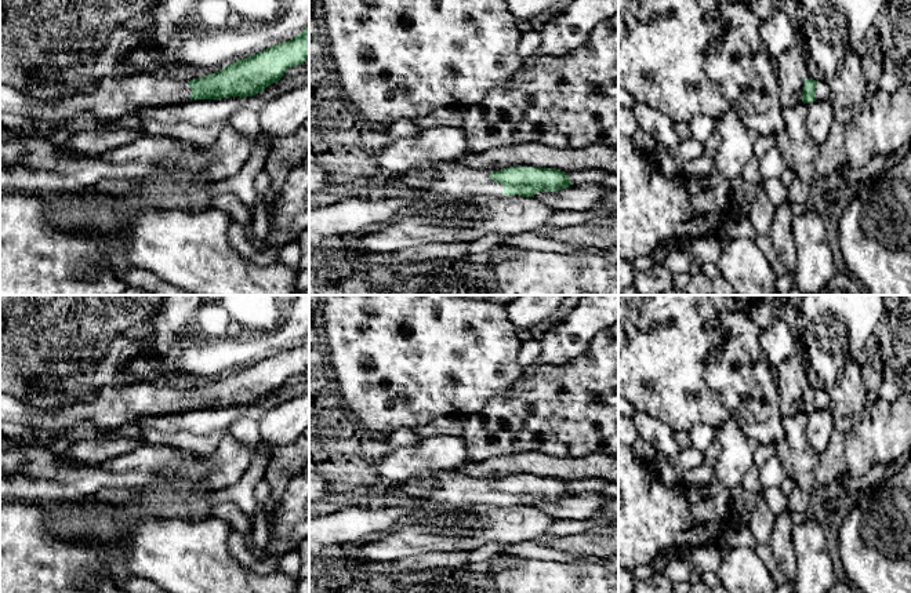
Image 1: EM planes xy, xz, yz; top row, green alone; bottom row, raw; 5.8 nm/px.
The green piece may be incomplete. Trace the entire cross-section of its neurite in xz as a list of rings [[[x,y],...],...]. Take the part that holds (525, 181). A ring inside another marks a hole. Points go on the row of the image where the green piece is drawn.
[[[458,161],[431,163],[399,175],[384,174],[375,182],[403,190],[432,193],[444,200],[515,194],[534,197],[542,190],[556,192],[573,185],[567,174],[556,168],[509,167],[489,172]]]

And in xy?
[[[309,28],[291,40],[188,83],[149,73],[120,76],[102,72],[88,88],[41,98],[25,97],[12,86],[0,83],[0,113],[46,121],[62,121],[90,113],[102,121],[116,121],[145,108],[170,106],[189,99],[253,97],[279,81],[290,68],[306,61]]]

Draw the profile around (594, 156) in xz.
[[[500,145],[479,154],[465,153],[460,164],[489,172],[509,167],[556,168],[565,172],[606,170],[618,177],[618,148],[588,145],[582,149],[556,149],[552,145]]]

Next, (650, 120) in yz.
[[[634,101],[631,110],[639,127],[656,139],[657,149],[665,149],[669,154],[676,150],[680,139],[671,119],[640,101]]]

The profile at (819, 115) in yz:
[[[828,99],[806,103],[806,131],[817,145],[825,142],[832,123],[832,106]]]

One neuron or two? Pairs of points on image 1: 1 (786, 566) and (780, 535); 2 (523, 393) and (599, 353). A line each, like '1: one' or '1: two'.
1: one
2: one

